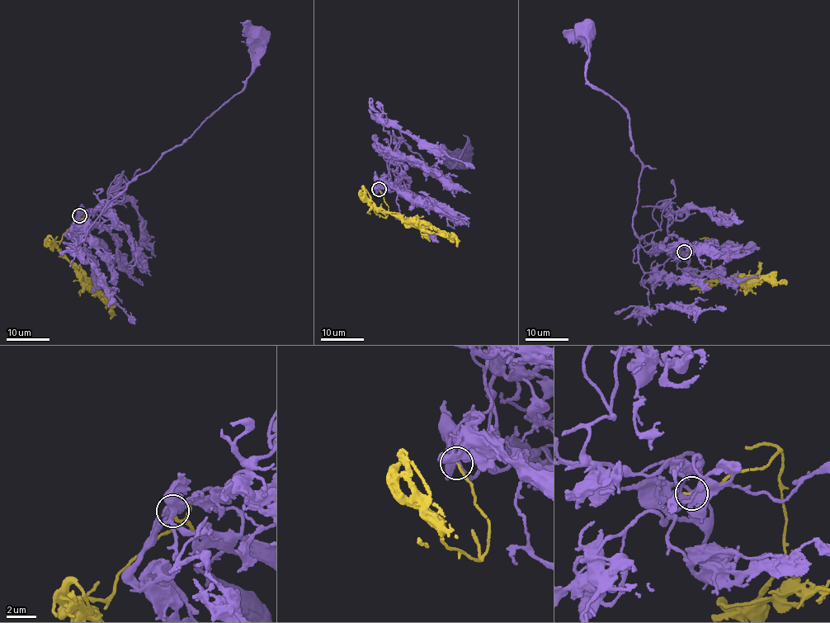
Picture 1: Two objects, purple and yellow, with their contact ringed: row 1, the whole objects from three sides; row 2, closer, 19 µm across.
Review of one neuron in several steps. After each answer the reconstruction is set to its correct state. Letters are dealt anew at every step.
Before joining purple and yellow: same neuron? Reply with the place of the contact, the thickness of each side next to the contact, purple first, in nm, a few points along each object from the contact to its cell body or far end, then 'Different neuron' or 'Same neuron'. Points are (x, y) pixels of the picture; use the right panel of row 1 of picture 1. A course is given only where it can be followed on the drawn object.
Place: (684, 252). Thickness 240 nm (purple) against 190 nm. Course of purple: (684, 252), (676, 244), (640, 246), (633, 219), (642, 166), (625, 111), (591, 86), (584, 73), (582, 32). Course of yellow: (684, 252), (709, 241), (711, 270), (707, 280), (742, 277), (752, 282), (762, 276), (777, 282), (787, 281). Different neuron

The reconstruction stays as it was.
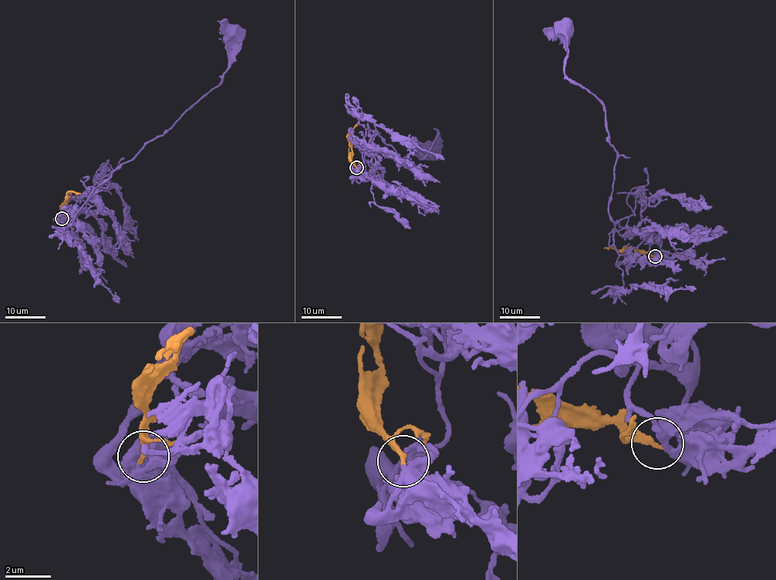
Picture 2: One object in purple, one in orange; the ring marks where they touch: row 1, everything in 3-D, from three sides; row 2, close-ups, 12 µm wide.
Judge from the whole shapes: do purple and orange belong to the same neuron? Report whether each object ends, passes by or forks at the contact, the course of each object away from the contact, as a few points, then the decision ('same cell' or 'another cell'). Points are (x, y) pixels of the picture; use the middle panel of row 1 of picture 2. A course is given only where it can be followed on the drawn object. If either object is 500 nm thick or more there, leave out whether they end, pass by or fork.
purple forks; orange ends; course purple (356, 168), (364, 163), (369, 129), (400, 159), (410, 153), (423, 157), (437, 130), (431, 148); course orange (356, 167), (352, 162), (351, 143), (348, 133), (358, 122); same cell

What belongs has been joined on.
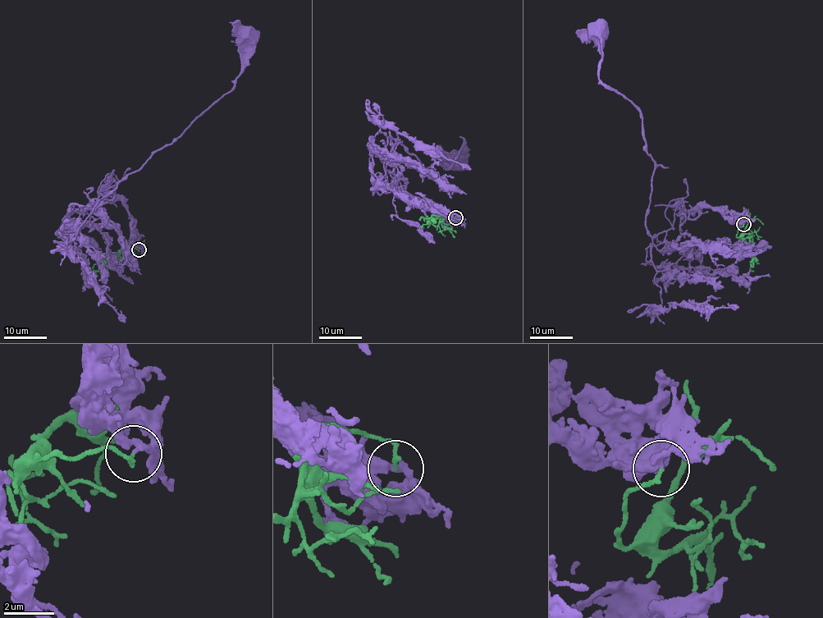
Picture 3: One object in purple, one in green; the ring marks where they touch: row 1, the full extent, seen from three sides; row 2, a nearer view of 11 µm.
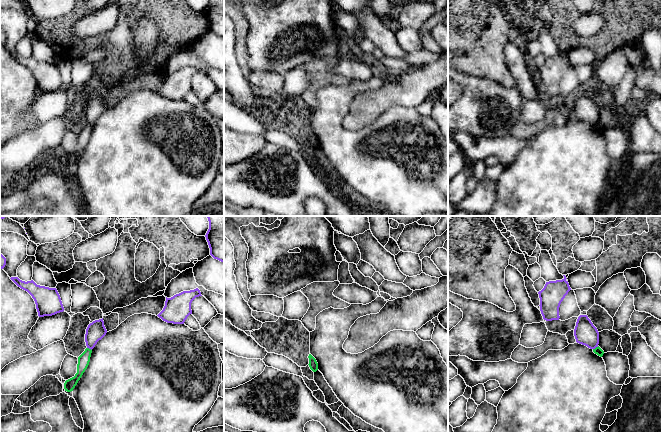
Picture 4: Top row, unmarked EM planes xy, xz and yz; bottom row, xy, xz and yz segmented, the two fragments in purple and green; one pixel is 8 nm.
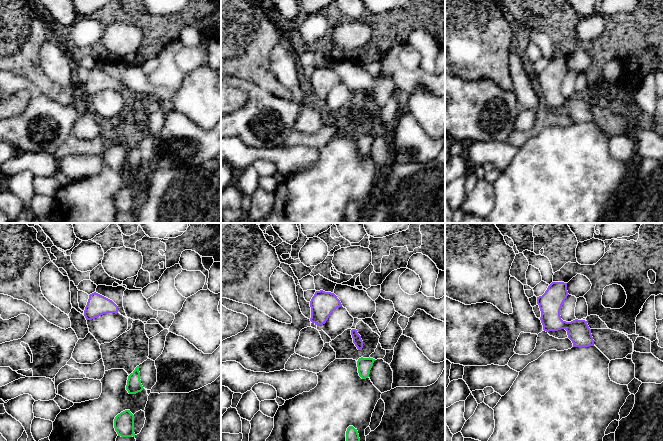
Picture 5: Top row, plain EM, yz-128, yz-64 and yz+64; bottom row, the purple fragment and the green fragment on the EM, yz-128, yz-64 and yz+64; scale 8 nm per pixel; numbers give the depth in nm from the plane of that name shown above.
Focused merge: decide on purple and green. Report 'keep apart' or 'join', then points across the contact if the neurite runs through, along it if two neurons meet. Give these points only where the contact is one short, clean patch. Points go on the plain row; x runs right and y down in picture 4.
keep apart

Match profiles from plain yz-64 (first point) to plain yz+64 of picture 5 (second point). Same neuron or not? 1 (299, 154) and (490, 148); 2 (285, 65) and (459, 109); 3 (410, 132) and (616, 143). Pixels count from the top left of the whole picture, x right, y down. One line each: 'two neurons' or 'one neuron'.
1: one neuron
2: one neuron
3: two neurons

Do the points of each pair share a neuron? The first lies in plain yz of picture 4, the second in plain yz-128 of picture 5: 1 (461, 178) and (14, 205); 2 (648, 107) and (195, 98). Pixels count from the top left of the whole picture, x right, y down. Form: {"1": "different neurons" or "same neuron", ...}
{"1": "same neuron", "2": "same neuron"}

